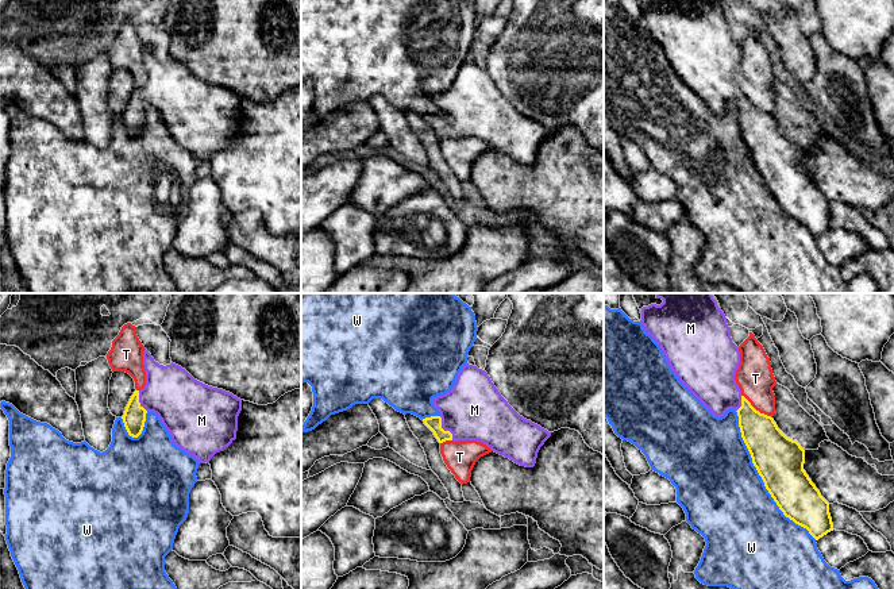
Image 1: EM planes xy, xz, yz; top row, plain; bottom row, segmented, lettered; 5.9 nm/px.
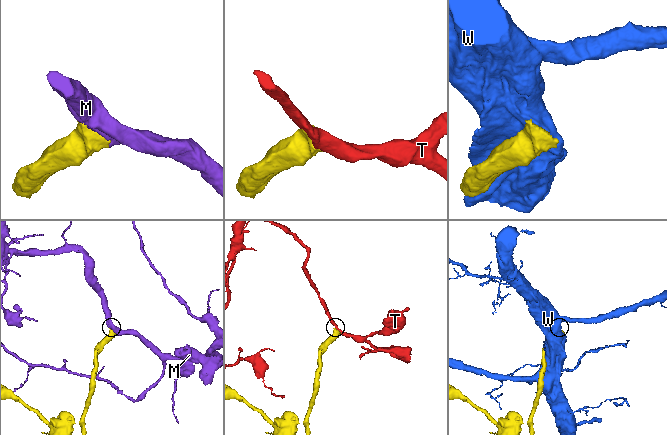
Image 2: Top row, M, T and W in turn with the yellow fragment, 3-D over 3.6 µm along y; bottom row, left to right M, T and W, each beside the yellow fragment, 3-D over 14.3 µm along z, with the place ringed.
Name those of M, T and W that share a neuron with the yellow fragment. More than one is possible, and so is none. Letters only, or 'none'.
M

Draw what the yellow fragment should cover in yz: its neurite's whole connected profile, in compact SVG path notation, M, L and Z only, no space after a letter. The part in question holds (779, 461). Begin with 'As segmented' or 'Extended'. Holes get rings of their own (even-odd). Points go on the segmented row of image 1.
Extended. M656 293L662 299L660 305L651 304L641 308L641 324L647 334L660 346L671 370L679 381L717 417L725 415L728 409L735 409L739 416L741 438L751 454L752 463L762 477L766 489L783 512L786 517L795 524L806 528L809 534L818 540L833 531L833 523L829 513L829 503L821 496L820 490L812 482L804 470L805 450L797 440L787 438L777 426L771 416L756 411L751 403L741 394L736 384L735 374L740 365L739 347L732 342L731 327L727 317L712 293Z

